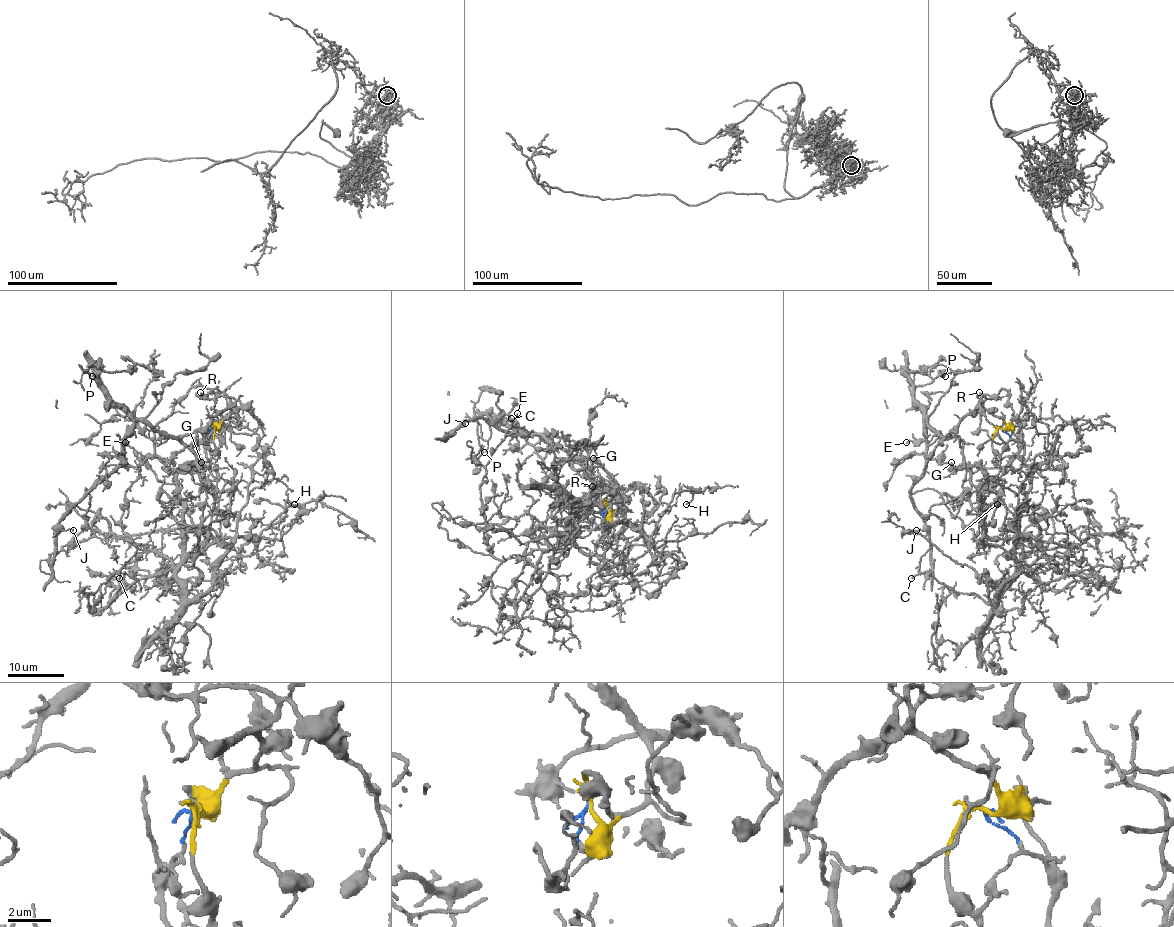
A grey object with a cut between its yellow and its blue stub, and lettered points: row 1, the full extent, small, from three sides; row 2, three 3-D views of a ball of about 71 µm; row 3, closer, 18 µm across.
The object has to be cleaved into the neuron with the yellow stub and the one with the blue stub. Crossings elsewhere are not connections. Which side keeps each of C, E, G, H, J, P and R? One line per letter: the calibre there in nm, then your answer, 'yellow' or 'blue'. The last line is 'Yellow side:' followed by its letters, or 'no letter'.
C: calibre 140 nm; blue
E: calibre 120 nm; yellow
G: calibre 130 nm; yellow
H: calibre 100 nm; blue
J: calibre 140 nm; yellow
P: calibre 120 nm; yellow
R: calibre 140 nm; yellow
Yellow side: E, G, J, P, R

